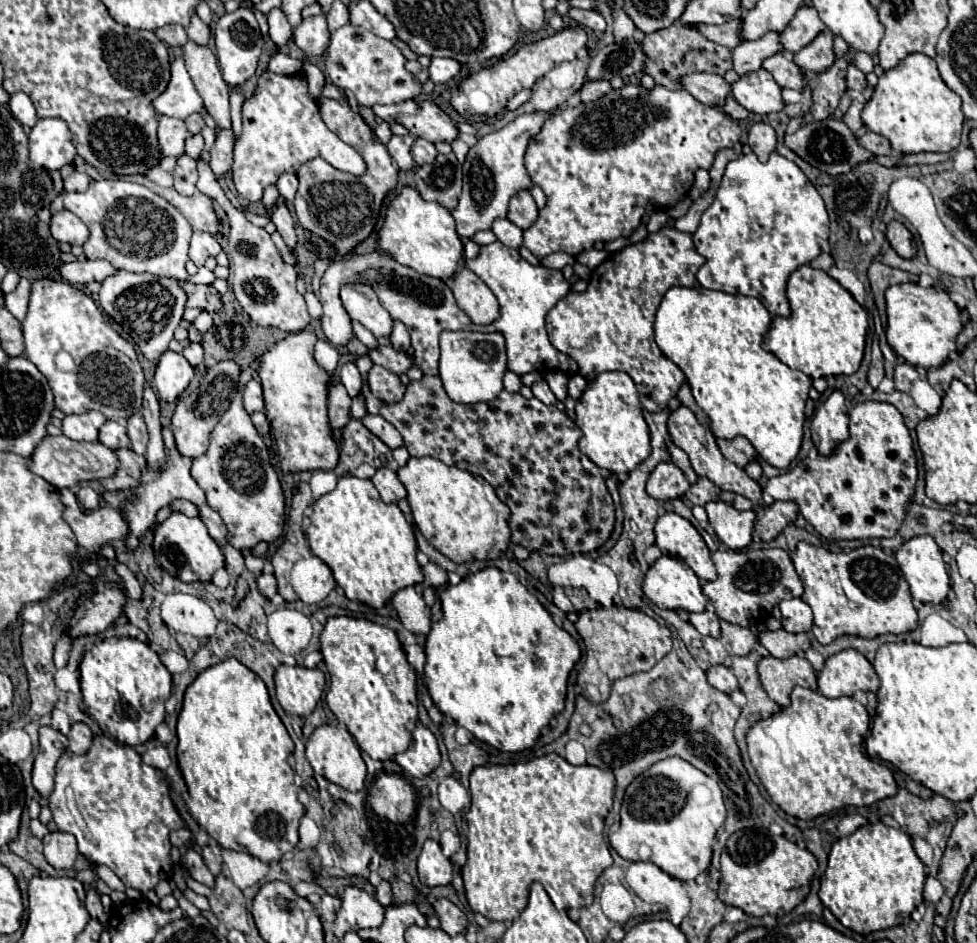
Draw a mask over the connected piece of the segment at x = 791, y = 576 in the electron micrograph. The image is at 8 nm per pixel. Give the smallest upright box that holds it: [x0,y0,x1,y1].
[702,548,802,628]

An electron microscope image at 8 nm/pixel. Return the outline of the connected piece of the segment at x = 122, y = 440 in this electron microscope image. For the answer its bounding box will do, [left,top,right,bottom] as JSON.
[100,420,130,450]

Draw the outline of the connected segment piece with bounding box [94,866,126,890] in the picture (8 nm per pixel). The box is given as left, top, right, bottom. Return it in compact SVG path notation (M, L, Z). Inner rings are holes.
M94 866L94 872L96 872L112 890L126 890L124 884L122 884L122 880L120 880L116 874L112 874L108 868L104 868L104 866Z

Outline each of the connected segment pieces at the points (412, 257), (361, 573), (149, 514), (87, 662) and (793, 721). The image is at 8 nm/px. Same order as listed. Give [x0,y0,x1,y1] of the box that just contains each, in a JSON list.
[[378,186,462,280],[306,476,422,608],[104,428,226,548],[80,638,172,746],[746,686,898,820]]

